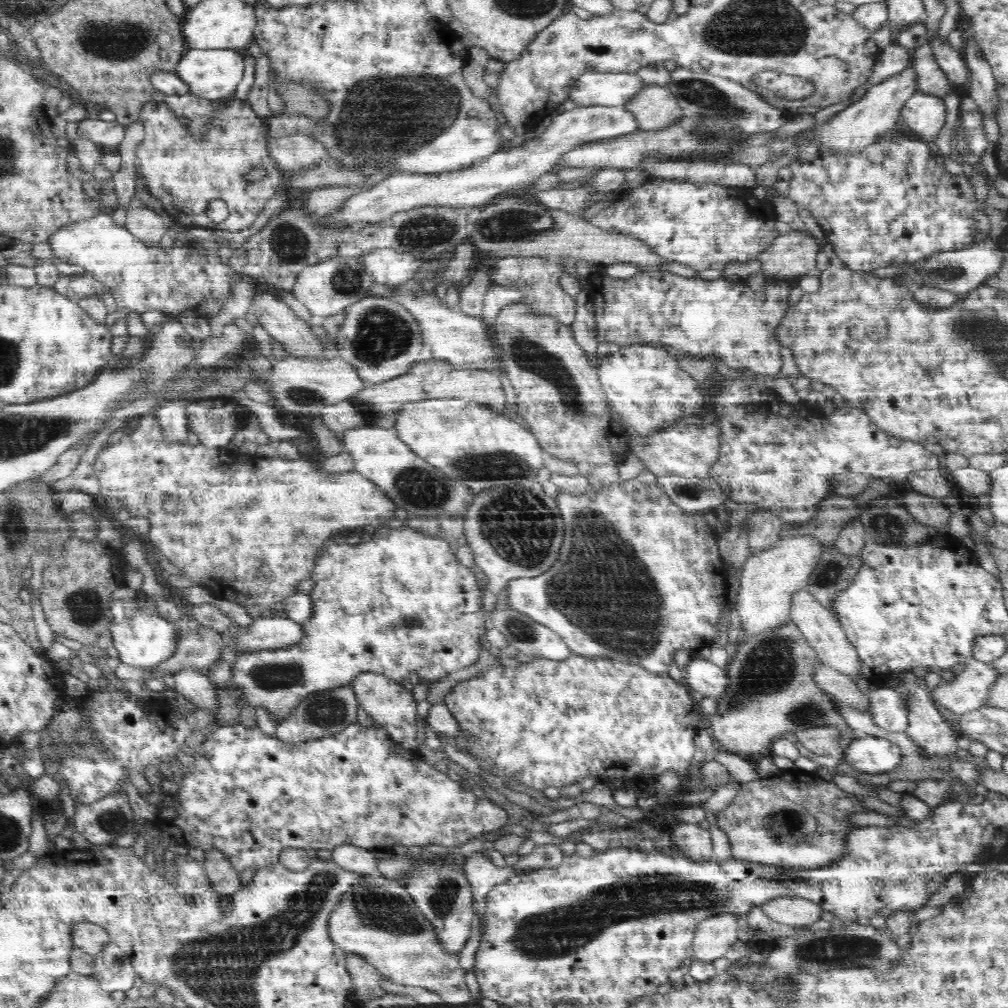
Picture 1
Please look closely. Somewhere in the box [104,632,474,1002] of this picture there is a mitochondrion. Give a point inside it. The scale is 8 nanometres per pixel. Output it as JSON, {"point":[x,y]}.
{"point":[390,912]}

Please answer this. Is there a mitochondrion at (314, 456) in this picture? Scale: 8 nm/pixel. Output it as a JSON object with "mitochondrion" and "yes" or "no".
{"mitochondrion":"no"}

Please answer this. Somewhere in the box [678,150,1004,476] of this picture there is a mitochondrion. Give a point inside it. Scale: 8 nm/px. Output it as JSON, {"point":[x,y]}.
{"point":[948,273]}

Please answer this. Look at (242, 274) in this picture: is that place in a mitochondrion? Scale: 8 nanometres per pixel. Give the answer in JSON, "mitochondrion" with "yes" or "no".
{"mitochondrion":"no"}

